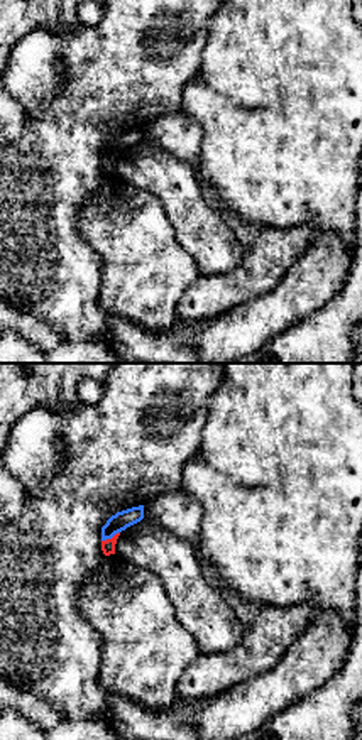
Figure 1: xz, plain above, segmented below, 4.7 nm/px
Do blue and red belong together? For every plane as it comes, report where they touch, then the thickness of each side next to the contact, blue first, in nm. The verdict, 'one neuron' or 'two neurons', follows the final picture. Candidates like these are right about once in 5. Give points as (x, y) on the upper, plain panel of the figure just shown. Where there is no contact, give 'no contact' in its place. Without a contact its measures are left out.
contact (110, 159); calibres 90 and 60 nm

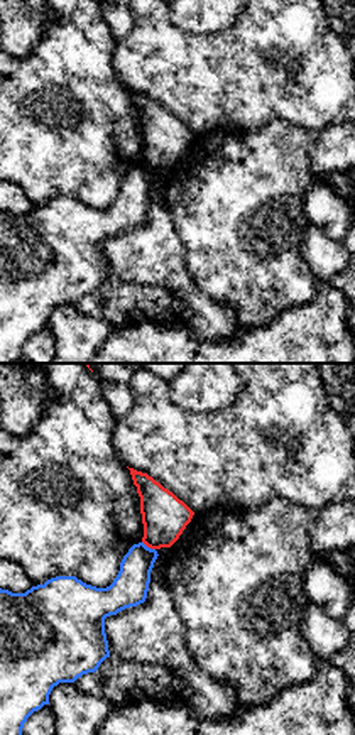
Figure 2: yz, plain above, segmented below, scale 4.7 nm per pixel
contact (149, 169); calibres 170 and 220 nm

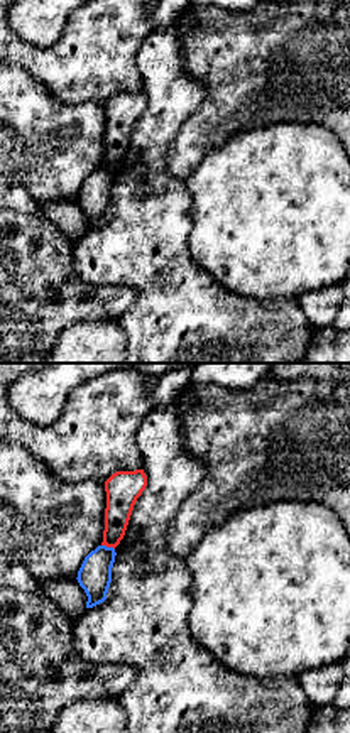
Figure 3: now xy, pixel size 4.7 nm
contact (109, 169); calibres 160 and 140 nm

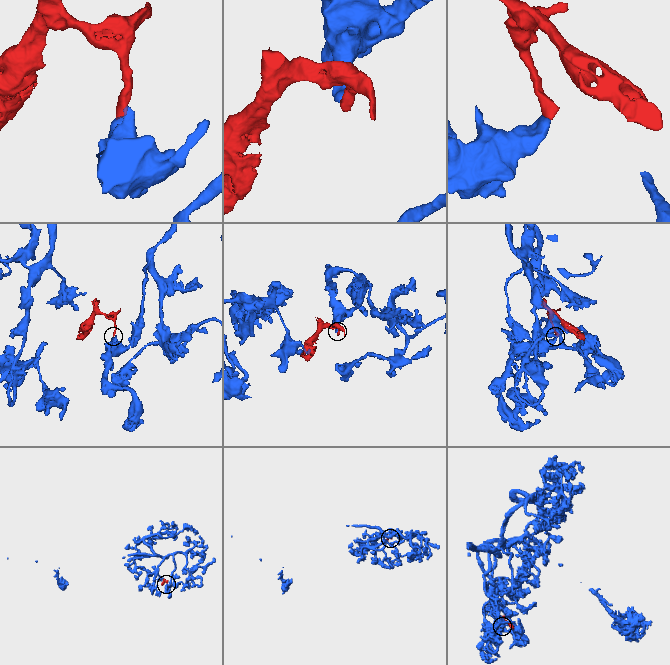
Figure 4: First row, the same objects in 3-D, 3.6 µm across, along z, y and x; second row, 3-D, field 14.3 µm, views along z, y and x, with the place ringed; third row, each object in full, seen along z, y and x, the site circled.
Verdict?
two neurons

